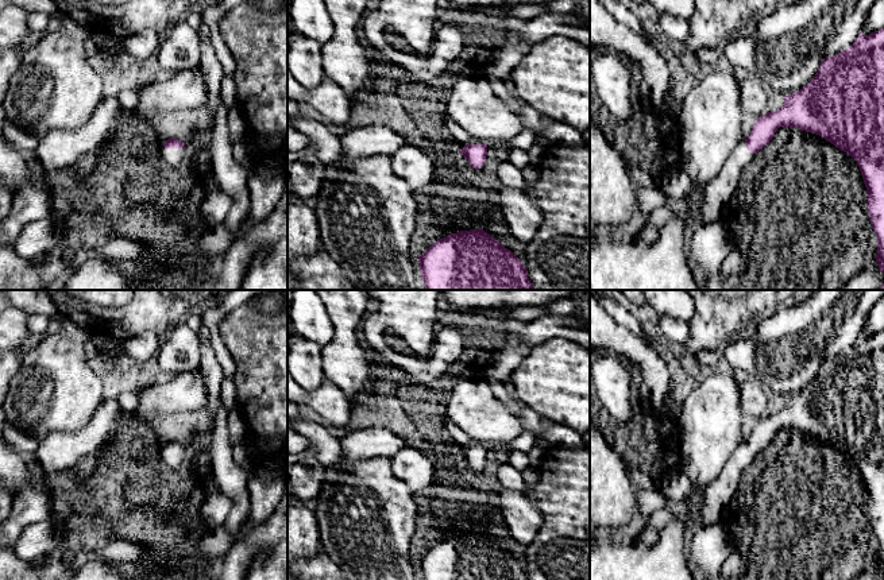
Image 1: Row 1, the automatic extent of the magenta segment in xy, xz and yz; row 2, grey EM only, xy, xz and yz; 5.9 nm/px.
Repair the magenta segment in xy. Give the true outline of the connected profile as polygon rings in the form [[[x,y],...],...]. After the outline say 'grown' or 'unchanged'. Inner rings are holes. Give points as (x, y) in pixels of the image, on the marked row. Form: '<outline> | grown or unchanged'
[[[169,138],[159,147],[161,156],[169,166],[177,166],[184,159],[185,151],[185,143],[175,138]]] | grown

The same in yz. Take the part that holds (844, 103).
[[[884,28],[869,35],[861,32],[849,49],[826,57],[815,77],[800,90],[785,96],[780,109],[756,119],[750,135],[733,150],[723,169],[703,187],[705,202],[694,229],[719,224],[721,212],[737,189],[741,171],[780,127],[798,127],[819,135],[857,162],[866,187],[871,224],[877,236],[876,263],[884,272]]] | grown

